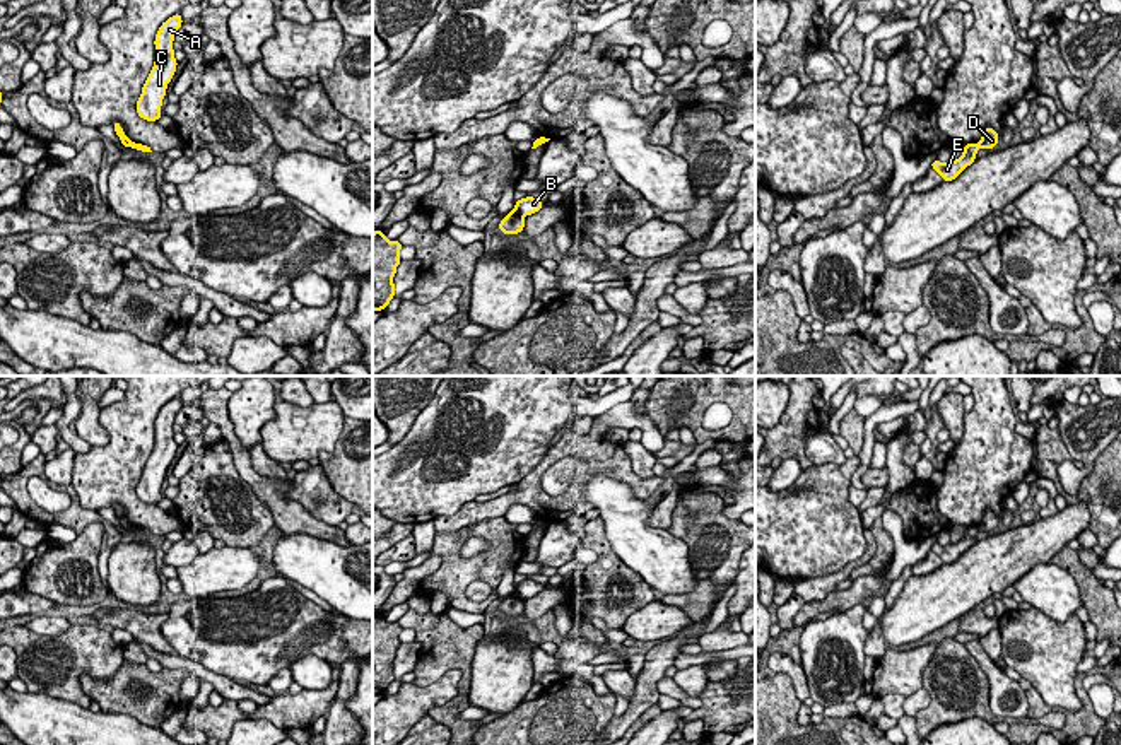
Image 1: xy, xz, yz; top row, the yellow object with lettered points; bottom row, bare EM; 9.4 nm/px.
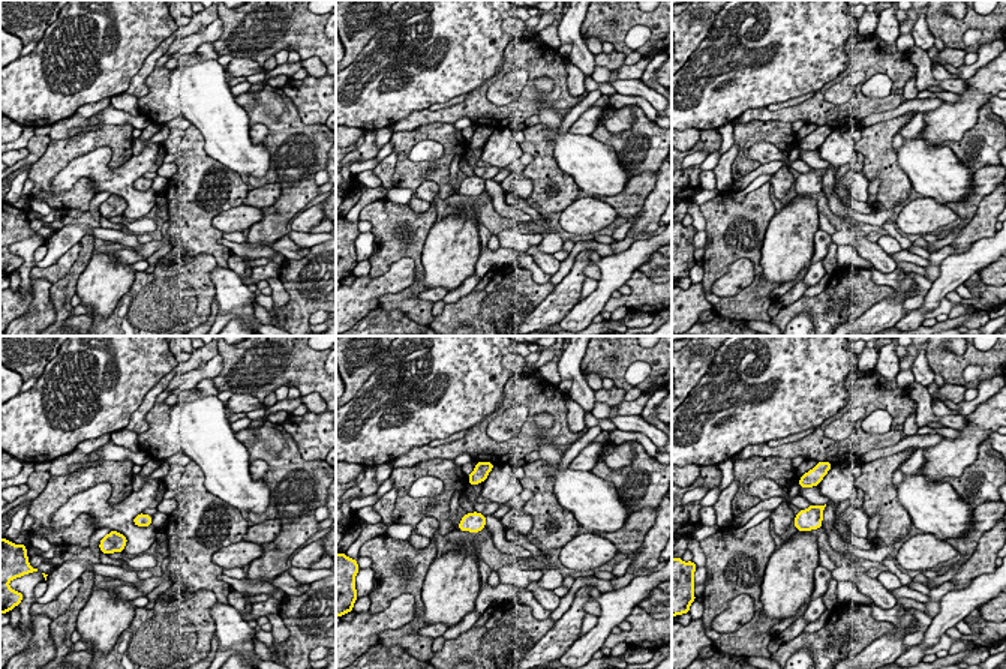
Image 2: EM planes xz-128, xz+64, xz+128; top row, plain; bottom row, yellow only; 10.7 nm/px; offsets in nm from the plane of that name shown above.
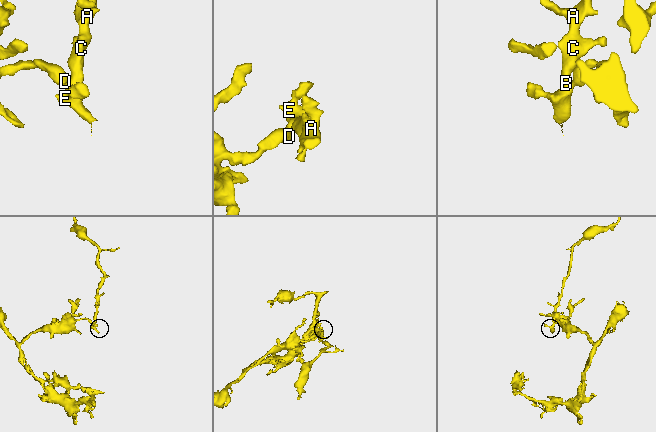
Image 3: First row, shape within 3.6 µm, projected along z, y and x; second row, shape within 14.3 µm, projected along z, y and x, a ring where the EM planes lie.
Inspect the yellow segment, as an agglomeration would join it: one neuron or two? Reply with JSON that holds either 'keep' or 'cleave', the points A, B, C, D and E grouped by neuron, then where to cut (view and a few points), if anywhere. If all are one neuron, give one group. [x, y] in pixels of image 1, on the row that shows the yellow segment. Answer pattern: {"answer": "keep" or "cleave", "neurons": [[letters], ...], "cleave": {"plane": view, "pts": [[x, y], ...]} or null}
{"answer": "cleave", "neurons": [["A", "B", "C", "E"], ["D"]], "cleave": {"plane": "xz", "pts": [[511, 212], [520, 217]]}}

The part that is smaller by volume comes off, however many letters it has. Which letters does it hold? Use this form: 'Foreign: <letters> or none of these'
Foreign: A, B, C, E

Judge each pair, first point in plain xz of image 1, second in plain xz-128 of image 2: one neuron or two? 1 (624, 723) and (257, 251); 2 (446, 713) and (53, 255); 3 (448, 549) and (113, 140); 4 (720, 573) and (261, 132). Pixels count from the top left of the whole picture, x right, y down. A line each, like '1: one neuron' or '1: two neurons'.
1: two neurons
2: two neurons
3: one neuron
4: two neurons

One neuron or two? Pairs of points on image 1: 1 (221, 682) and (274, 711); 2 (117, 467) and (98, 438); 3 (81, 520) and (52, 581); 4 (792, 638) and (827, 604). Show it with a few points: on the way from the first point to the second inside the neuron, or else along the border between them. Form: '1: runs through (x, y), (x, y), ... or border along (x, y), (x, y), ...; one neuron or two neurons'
1: border along (270, 698), (257, 706); two neurons
2: border along (99, 409), (99, 426), (108, 441), (91, 446); two neurons
3: border along (105, 527), (89, 523), (77, 535); two neurons
4: border along (802, 624), (795, 627); two neurons

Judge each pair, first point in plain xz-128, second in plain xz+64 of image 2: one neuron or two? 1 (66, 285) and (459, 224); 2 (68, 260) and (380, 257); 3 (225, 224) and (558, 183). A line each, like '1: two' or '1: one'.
1: two
2: two
3: two

